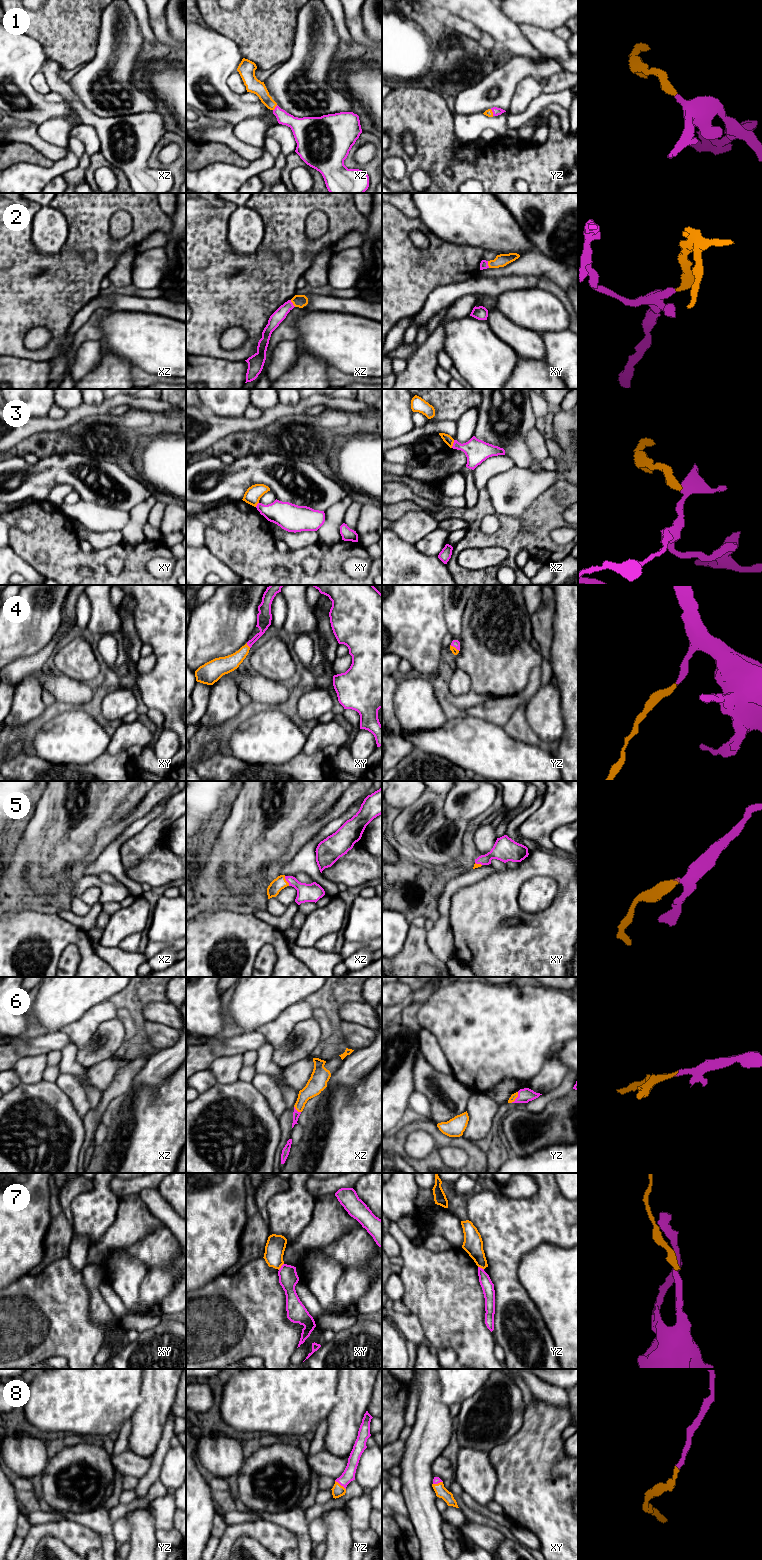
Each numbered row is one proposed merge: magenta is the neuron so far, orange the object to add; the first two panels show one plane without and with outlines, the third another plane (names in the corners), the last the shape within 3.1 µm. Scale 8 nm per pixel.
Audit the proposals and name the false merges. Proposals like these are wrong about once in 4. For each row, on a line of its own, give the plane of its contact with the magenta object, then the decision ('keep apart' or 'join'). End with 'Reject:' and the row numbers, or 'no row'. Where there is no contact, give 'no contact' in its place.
1: contact in xz; join
2: contact in xz; join
3: contact in xz; keep apart
4: contact in xy; join
5: contact in xz; join
6: contact in yz; join
7: contact in xy; keep apart
8: contact in yz; join
Reject: 3, 7

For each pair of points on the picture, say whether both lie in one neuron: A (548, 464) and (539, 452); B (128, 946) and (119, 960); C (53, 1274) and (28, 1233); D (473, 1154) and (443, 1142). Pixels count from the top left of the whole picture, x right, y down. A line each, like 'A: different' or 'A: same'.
A: different
B: different
C: different
D: same

